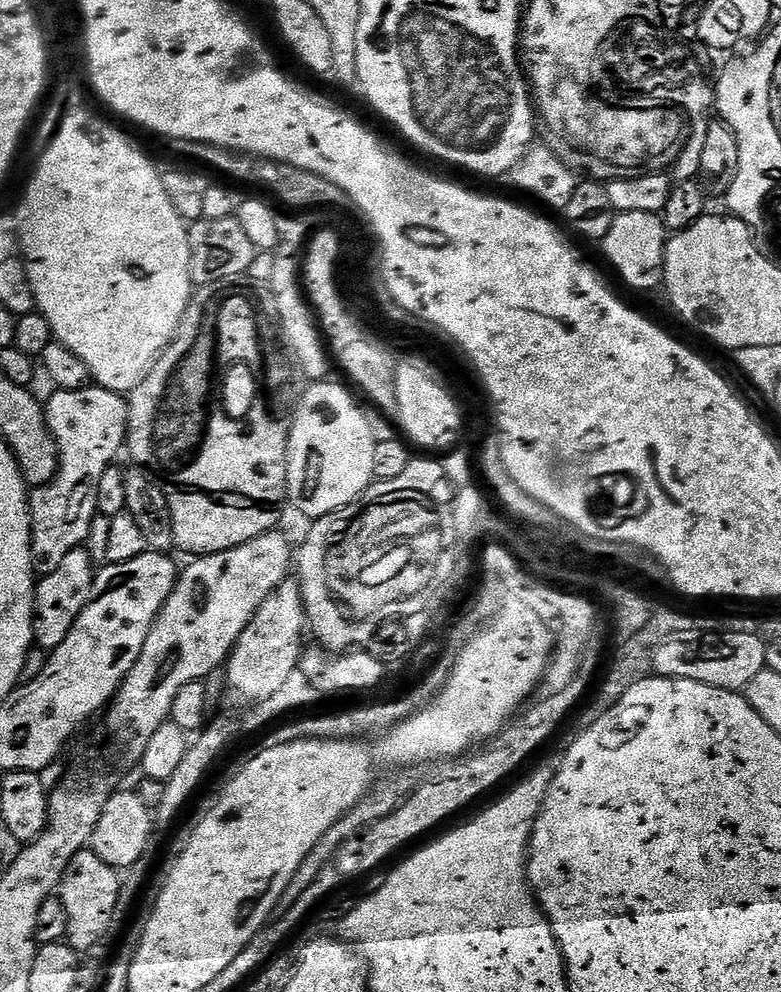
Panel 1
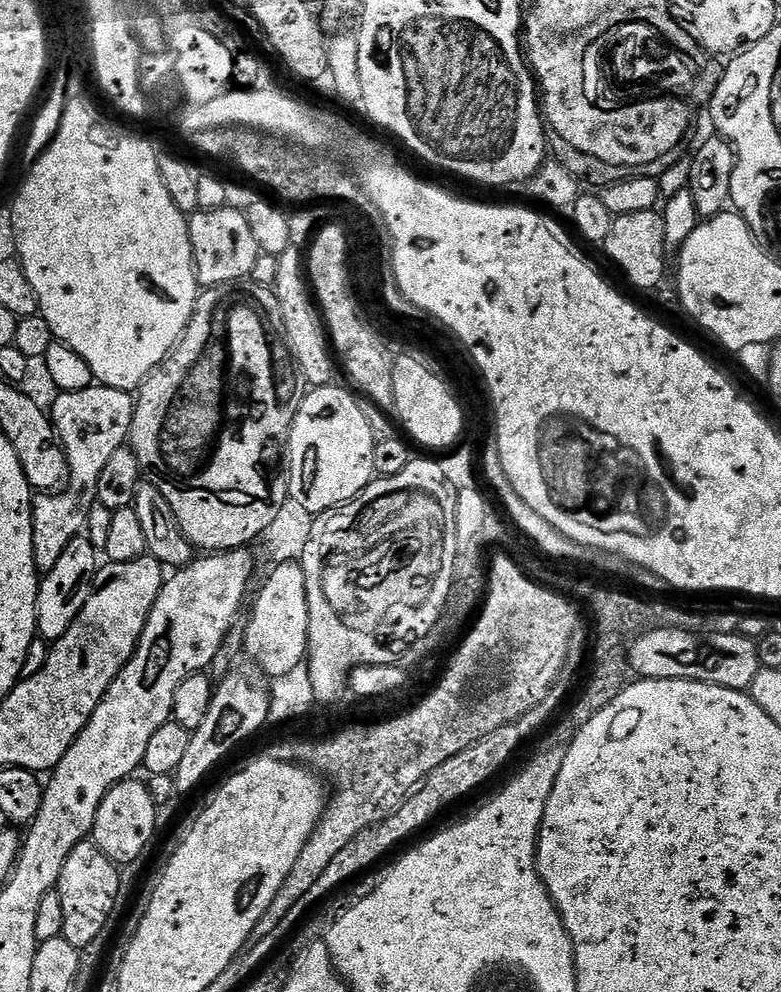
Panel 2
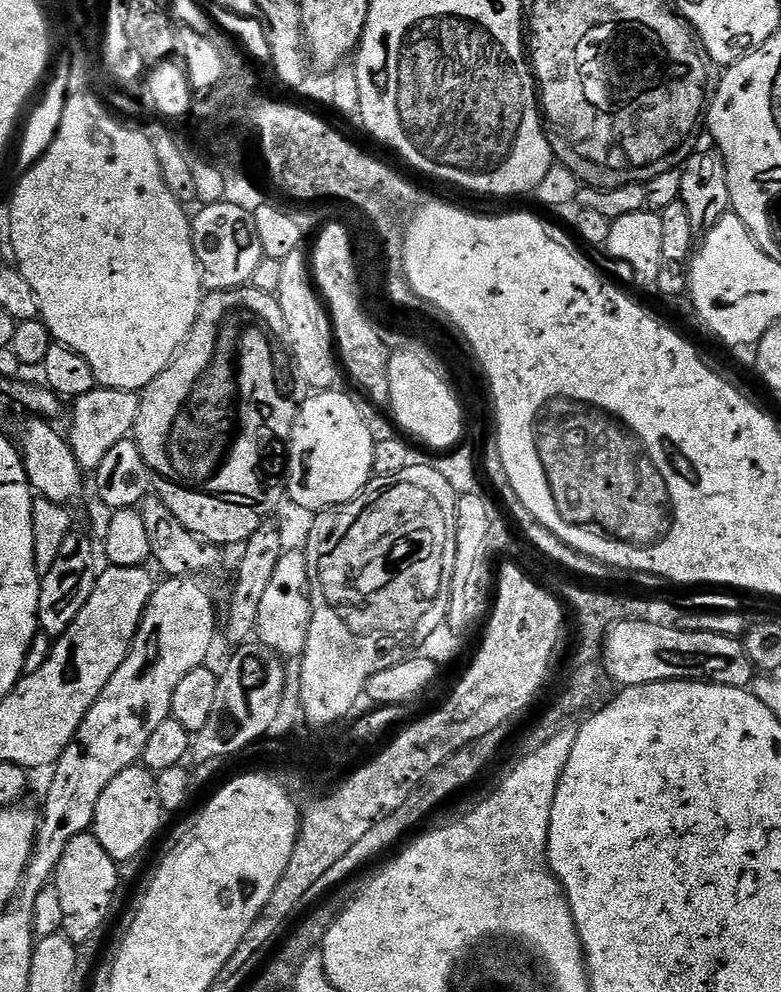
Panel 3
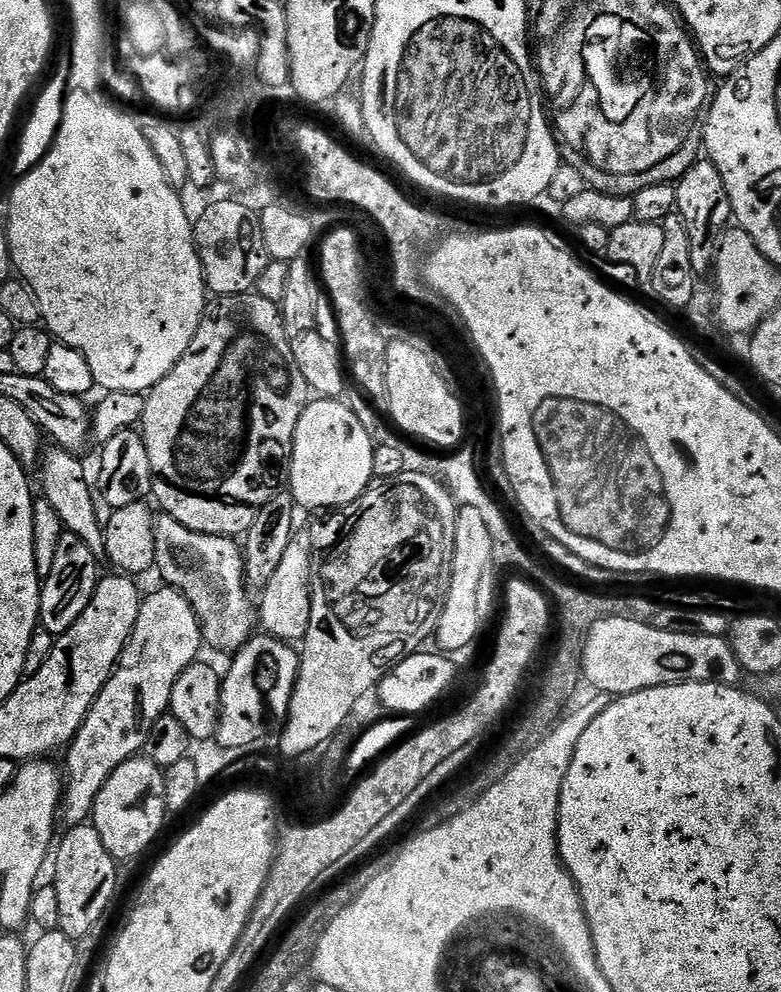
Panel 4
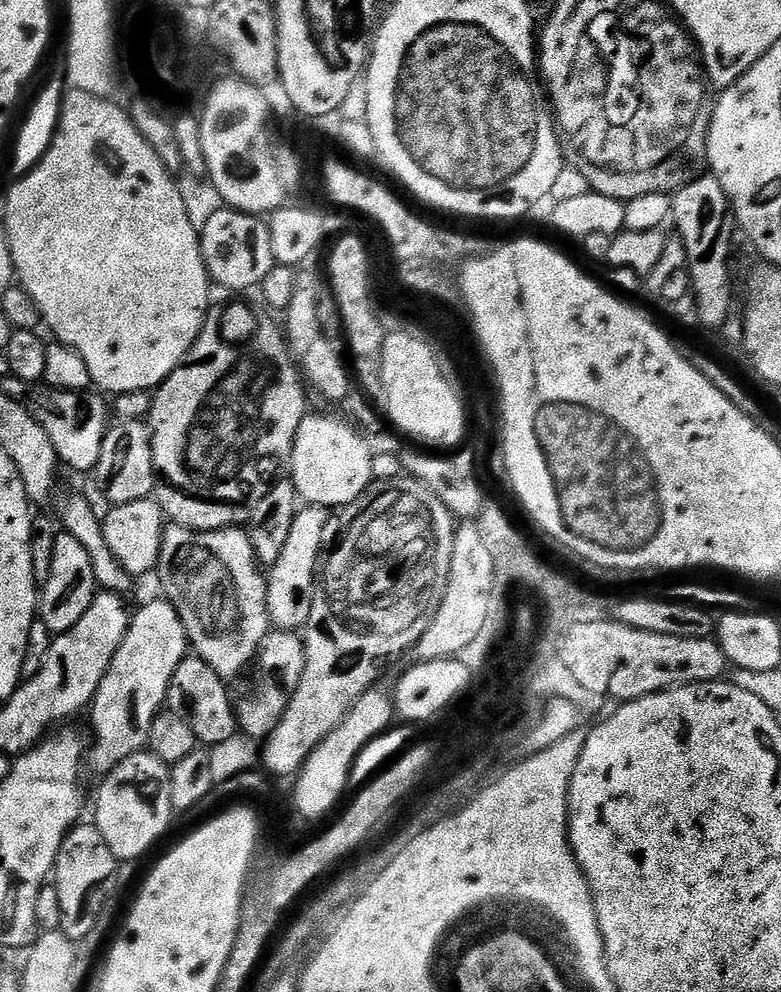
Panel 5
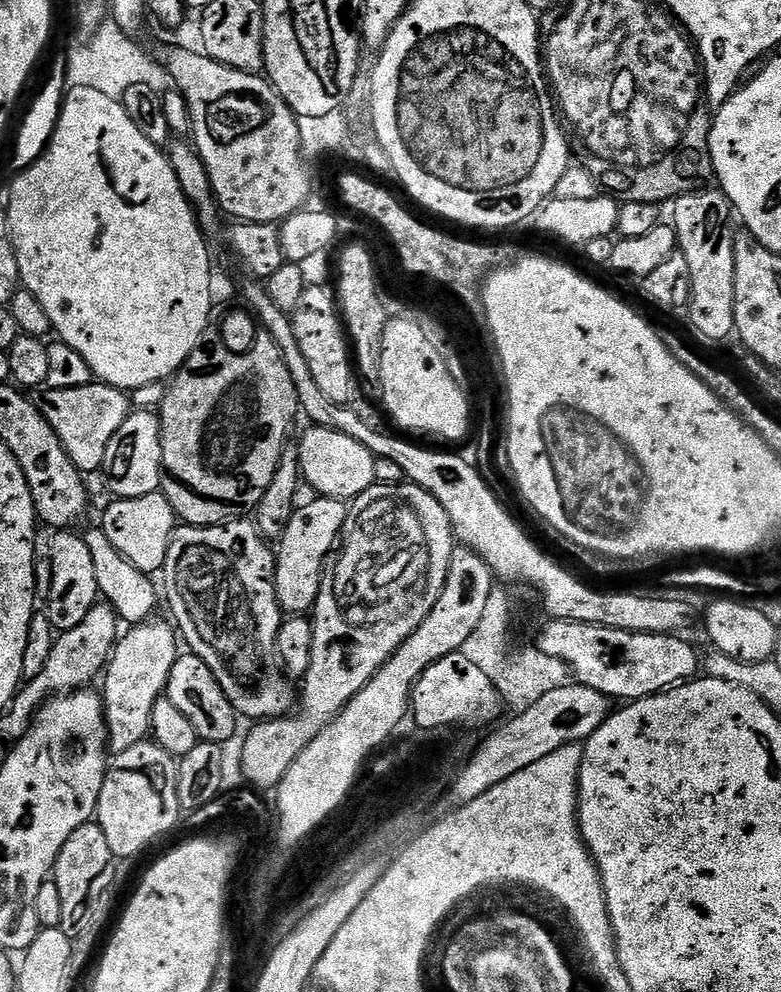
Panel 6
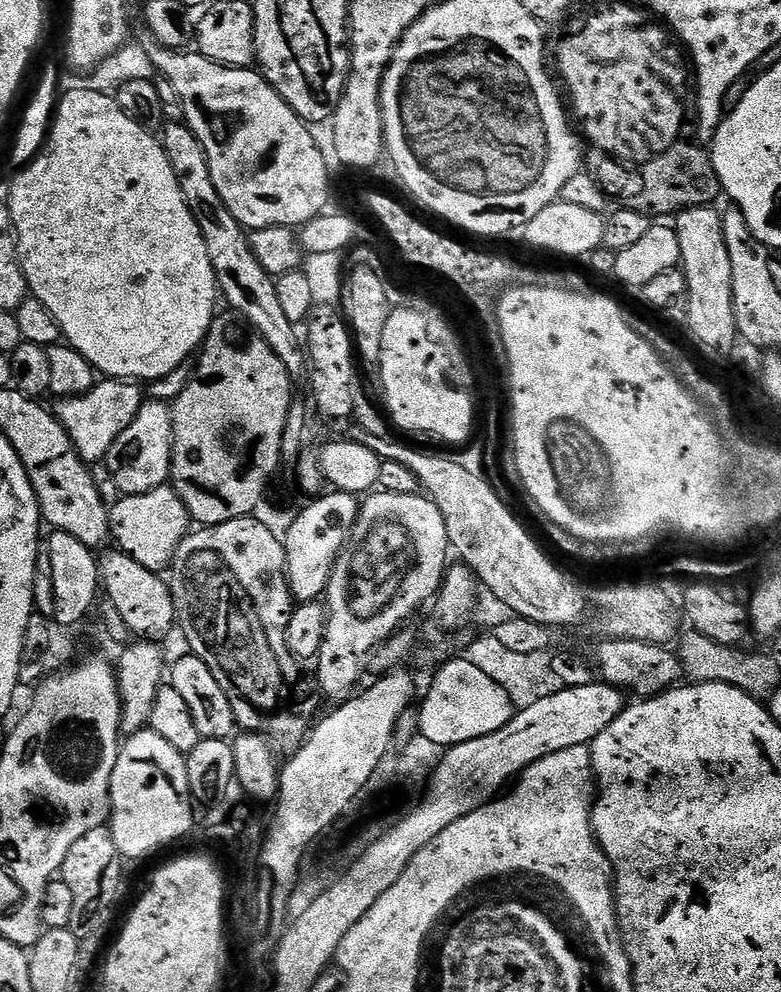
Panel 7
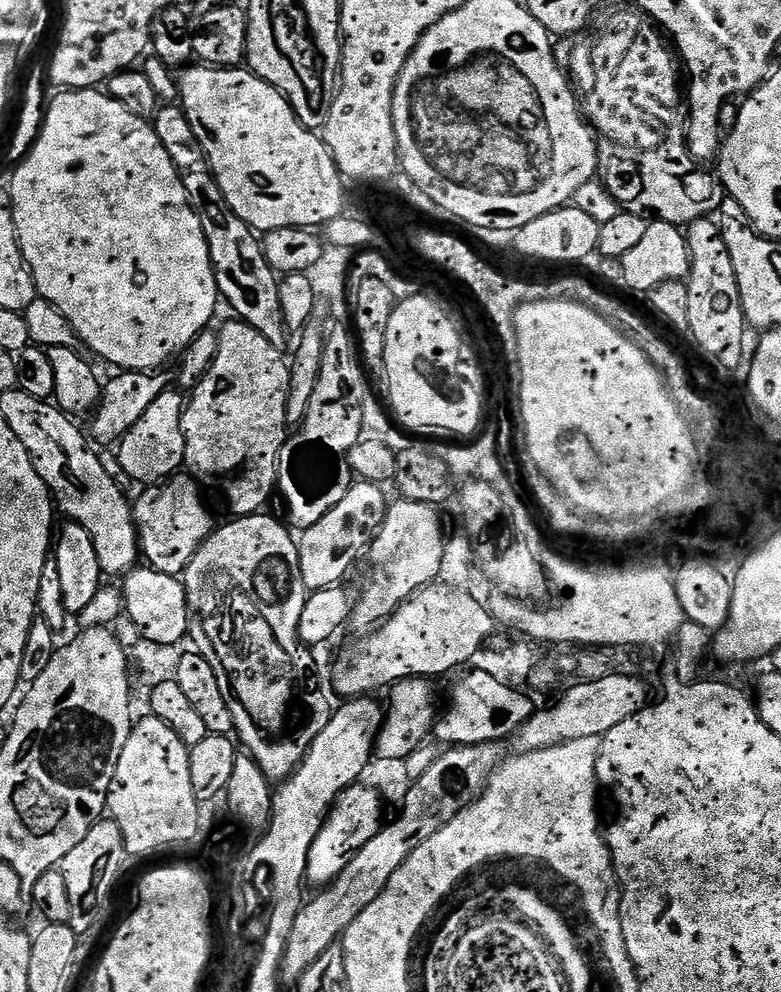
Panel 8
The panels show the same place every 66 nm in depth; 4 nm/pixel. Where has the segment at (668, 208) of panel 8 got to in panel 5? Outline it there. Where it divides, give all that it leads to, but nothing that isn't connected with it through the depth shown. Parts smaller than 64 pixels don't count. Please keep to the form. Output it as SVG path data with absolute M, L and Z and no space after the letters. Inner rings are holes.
M705 98L702 106L698 106L698 115L694 117L694 126L690 126L690 134L686 134L686 142L682 142L678 146L678 150L674 154L670 154L670 158L666 158L666 162L654 166L654 170L615 172L609 168L592 164L585 159L581 159L578 166L582 170L586 182L590 182L592 191L598 194L606 194L606 198L627 202L651 192L674 194L679 188L690 186L690 182L694 182L699 176L703 176L709 171L708 135L710 134L710 122L715 109L716 100Z

